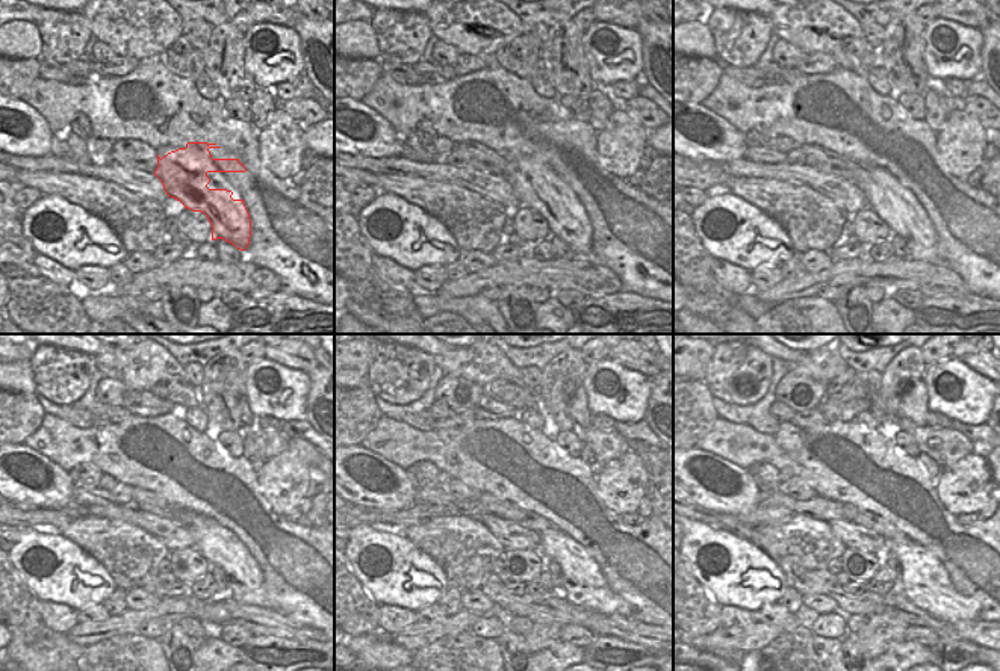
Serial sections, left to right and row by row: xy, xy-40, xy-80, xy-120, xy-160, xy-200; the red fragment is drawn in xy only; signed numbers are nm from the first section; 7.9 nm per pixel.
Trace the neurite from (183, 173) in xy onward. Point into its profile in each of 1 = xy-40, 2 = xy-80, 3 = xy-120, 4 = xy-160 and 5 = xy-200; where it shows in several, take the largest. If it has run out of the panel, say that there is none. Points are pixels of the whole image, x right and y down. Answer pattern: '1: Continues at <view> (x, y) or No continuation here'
1: Continues at xy-40 (522, 173)
2: Continues at xy-80 (908, 219)
3: Continues at xy-120 (244, 576)
4: Continues at xy-160 (584, 585)
5: Continues at xy-200 (926, 584).

